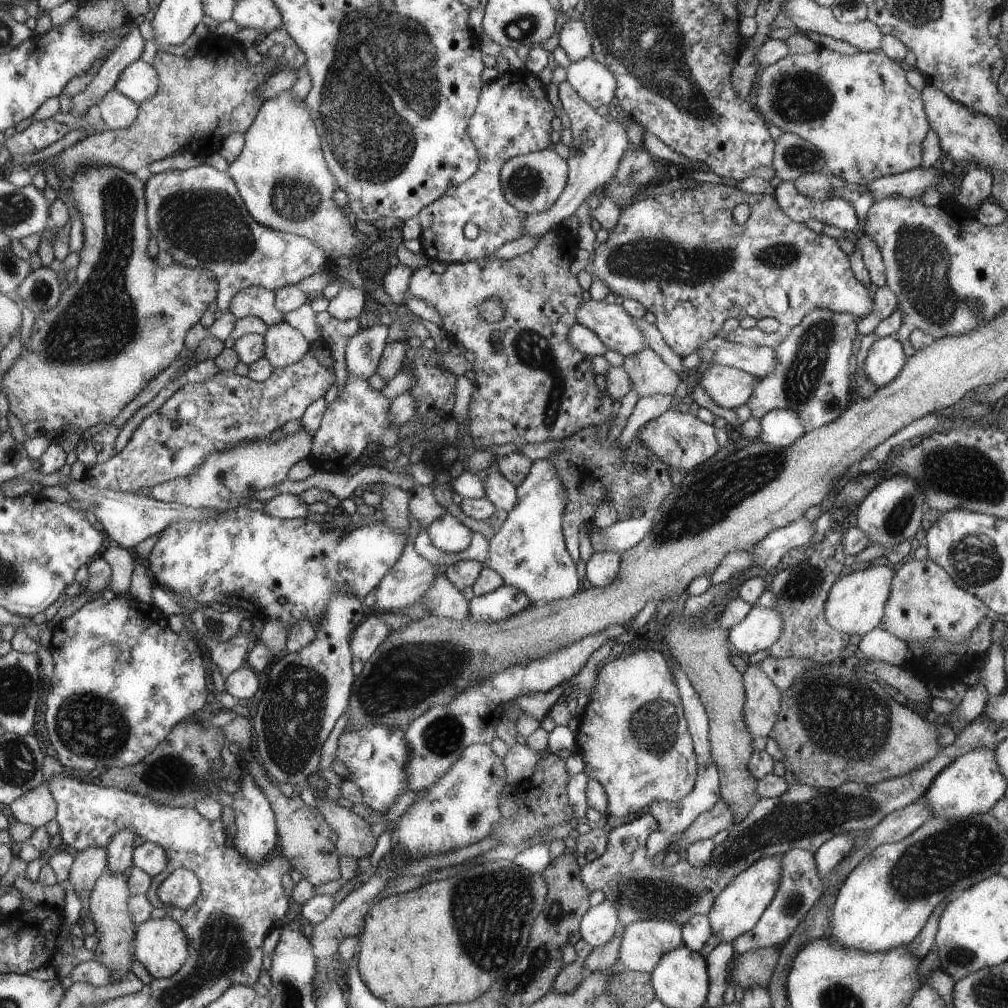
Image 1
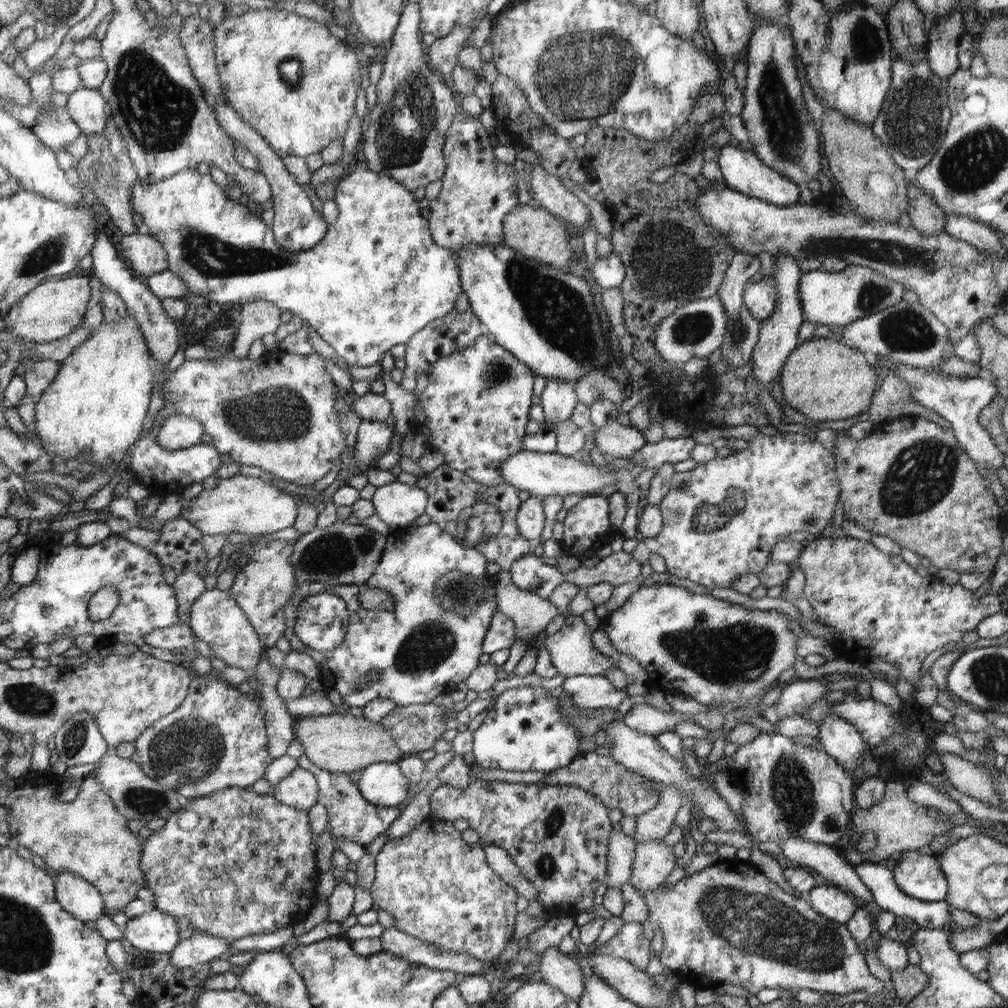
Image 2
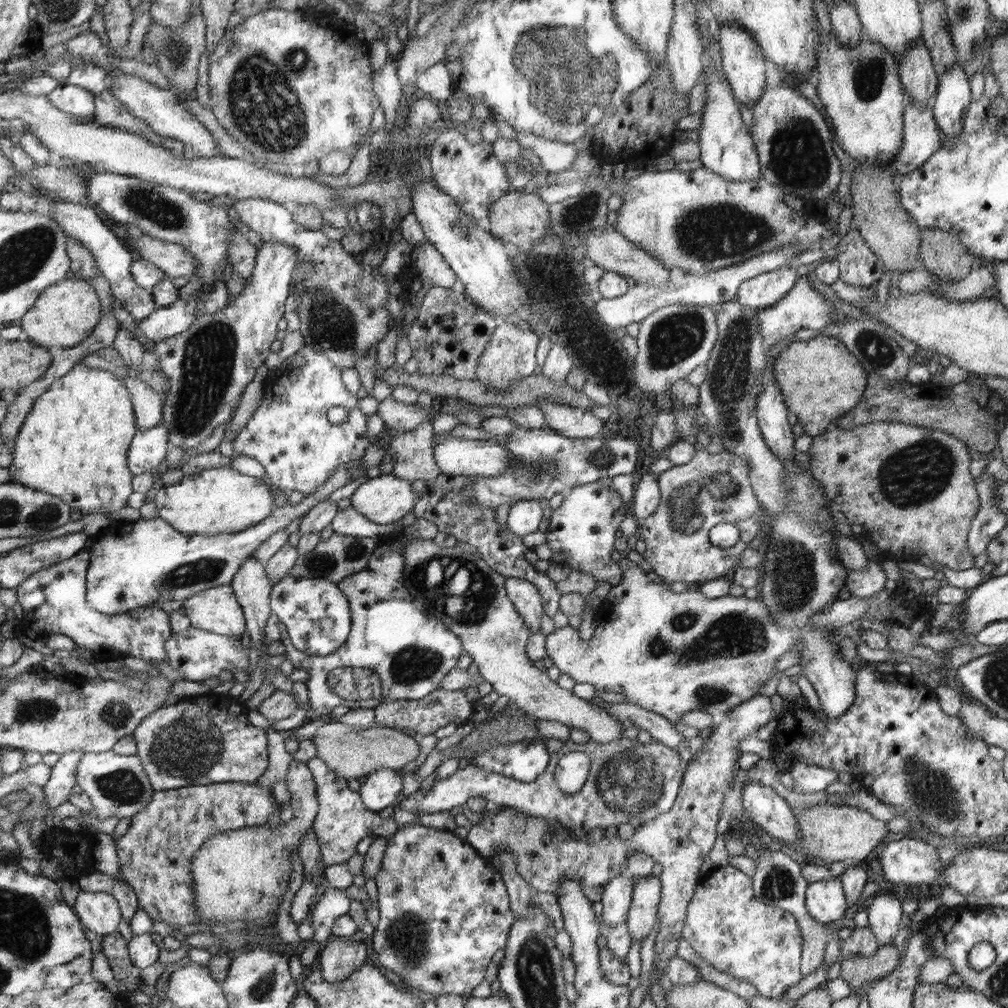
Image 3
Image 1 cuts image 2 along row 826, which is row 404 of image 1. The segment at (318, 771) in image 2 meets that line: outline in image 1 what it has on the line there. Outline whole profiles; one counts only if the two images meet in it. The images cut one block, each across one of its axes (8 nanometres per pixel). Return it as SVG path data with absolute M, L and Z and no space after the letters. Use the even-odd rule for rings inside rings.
M348 375L346 388L328 404L320 426L313 436L313 450L309 459L316 470L346 474L350 466L359 460L368 444L382 444L394 448L399 428L390 418L389 406L392 401L381 391L370 388L368 379Z

